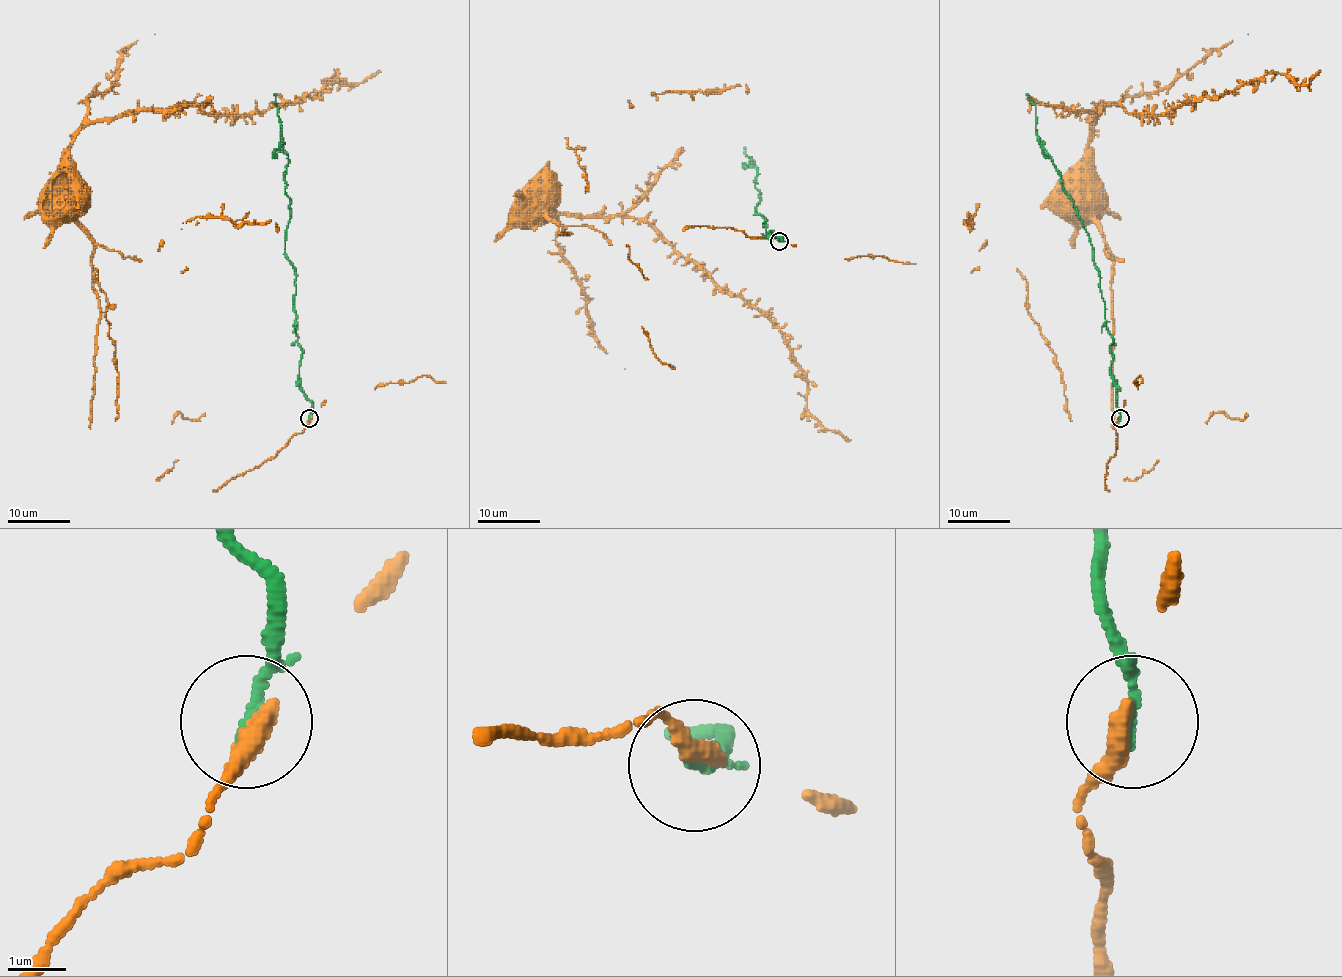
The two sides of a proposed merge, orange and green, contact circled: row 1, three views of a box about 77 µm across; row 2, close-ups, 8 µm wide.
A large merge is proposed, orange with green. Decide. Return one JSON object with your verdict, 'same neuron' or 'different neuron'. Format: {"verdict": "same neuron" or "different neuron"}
{"verdict": "different neuron"}

